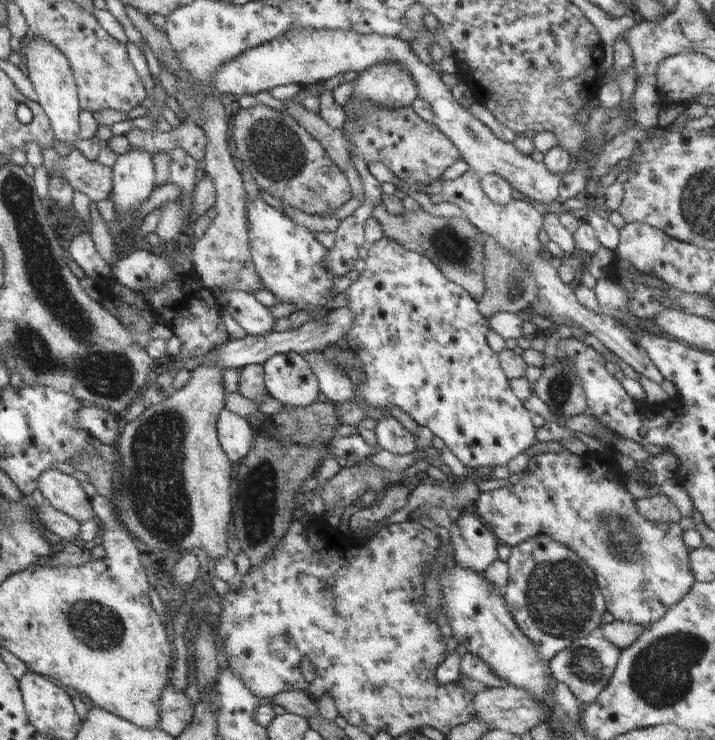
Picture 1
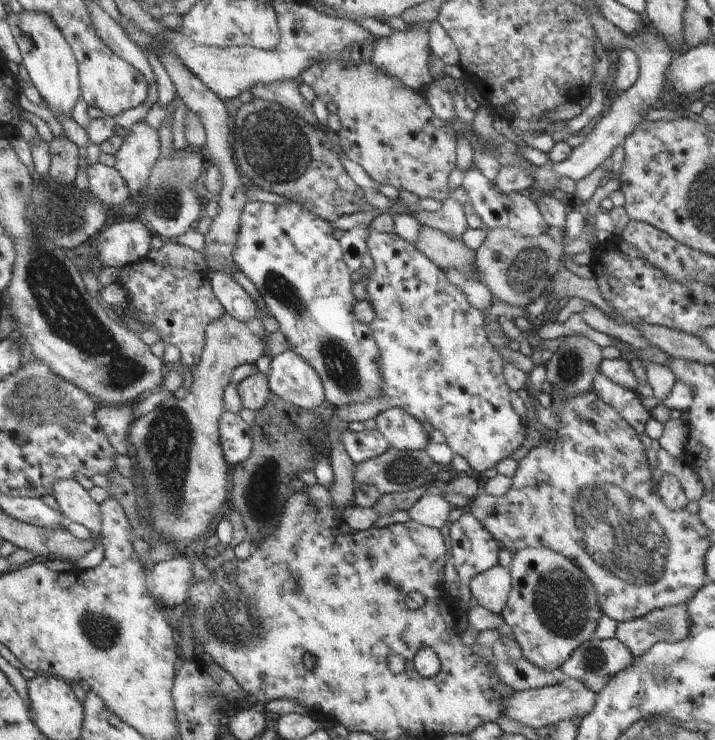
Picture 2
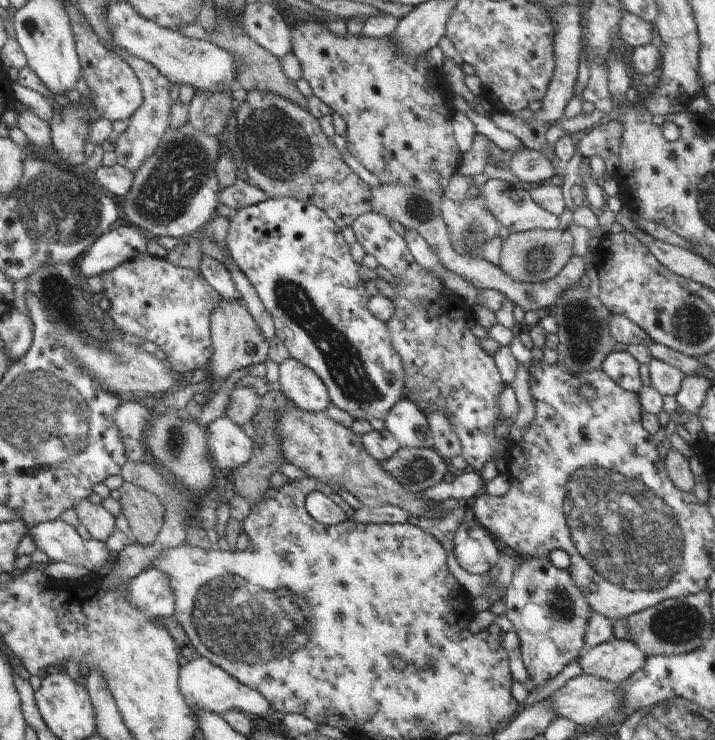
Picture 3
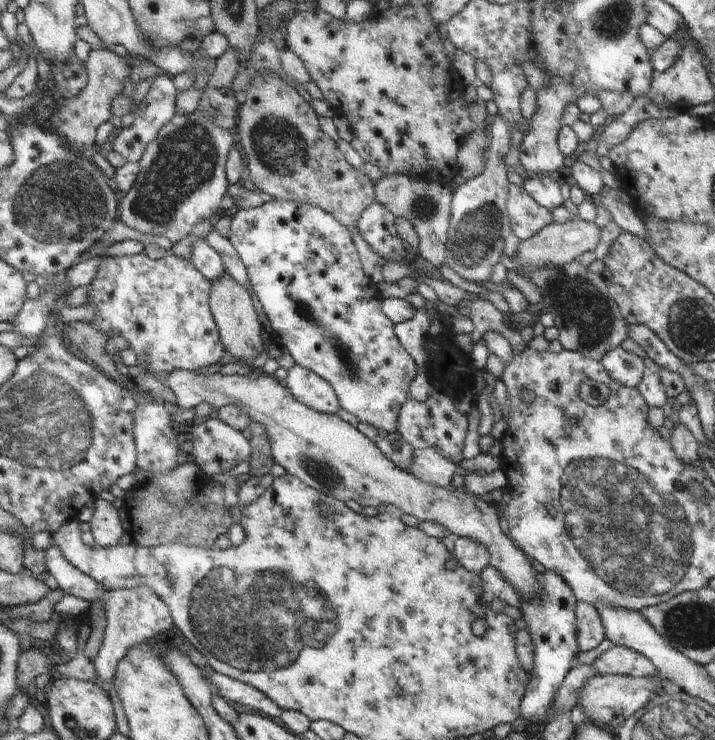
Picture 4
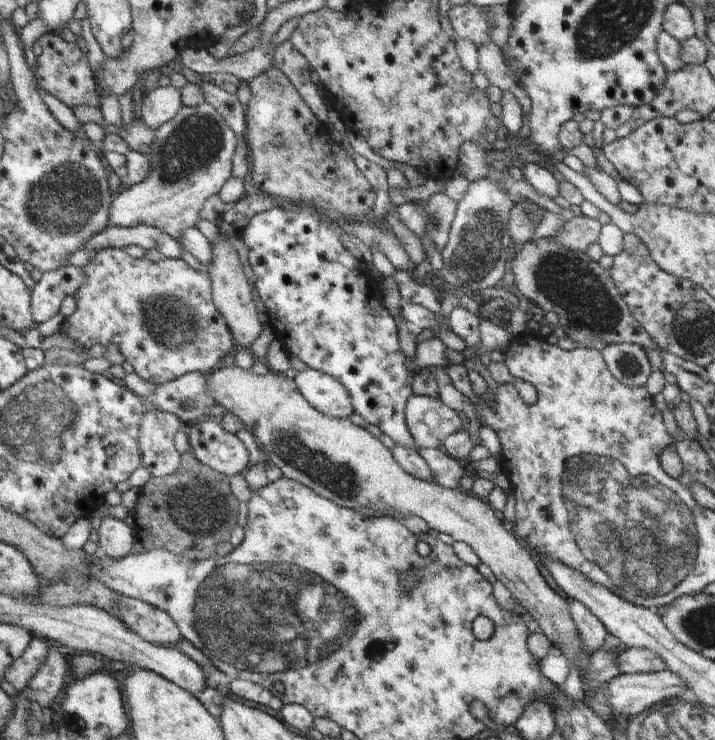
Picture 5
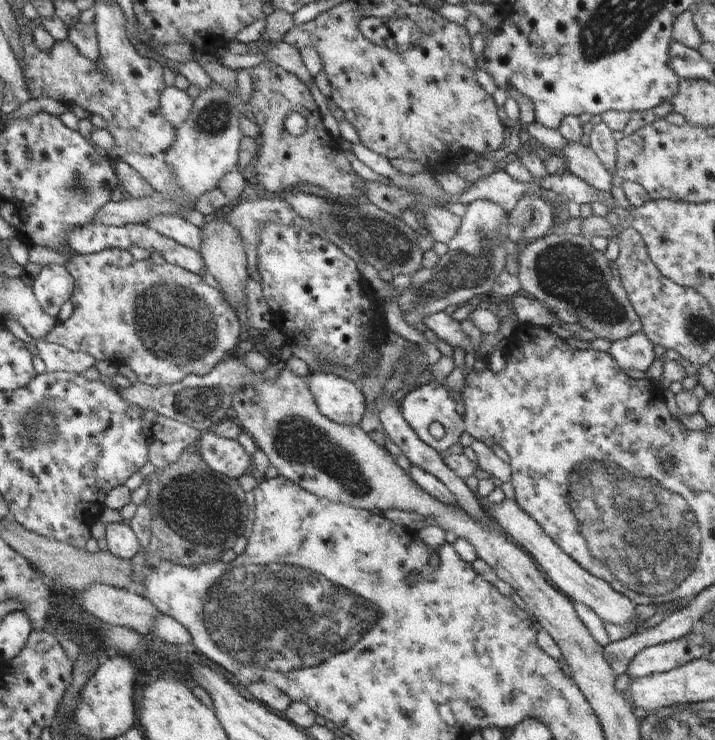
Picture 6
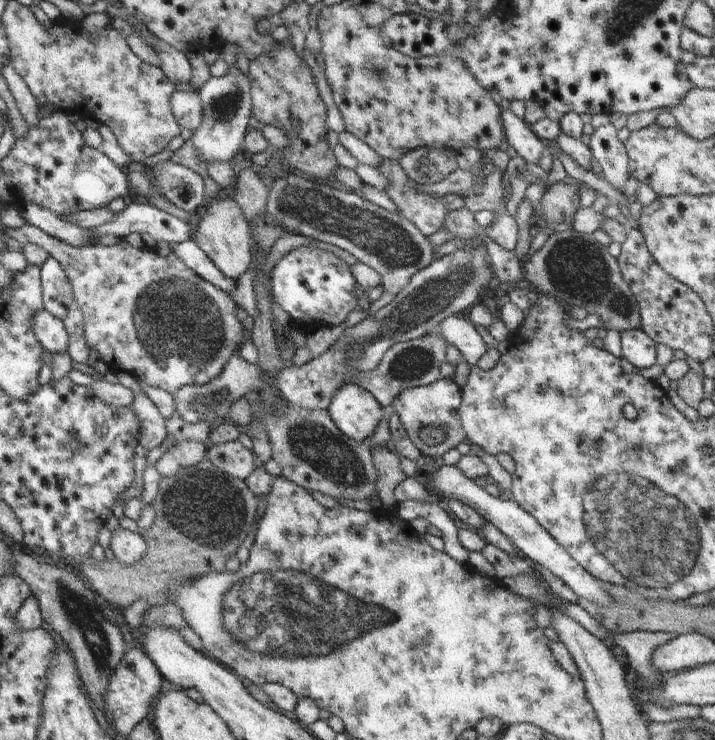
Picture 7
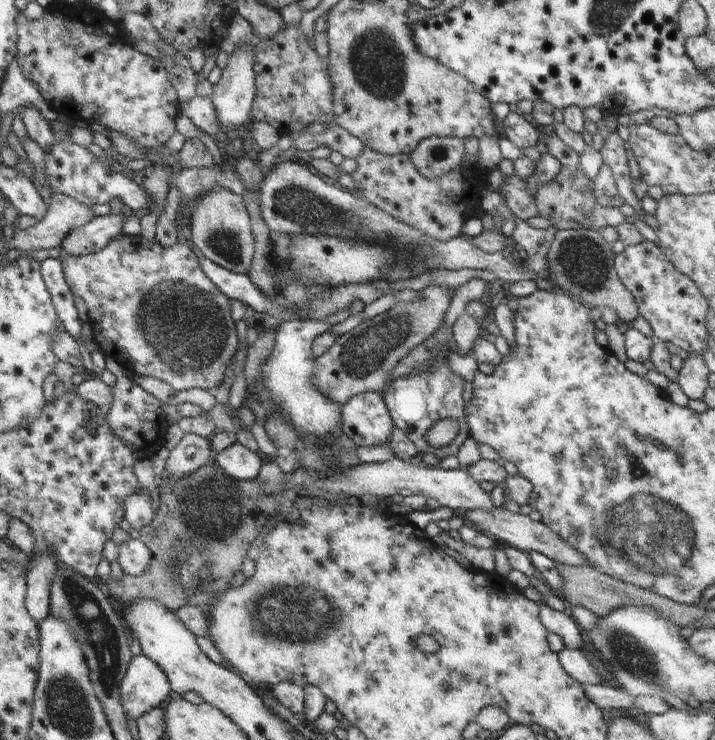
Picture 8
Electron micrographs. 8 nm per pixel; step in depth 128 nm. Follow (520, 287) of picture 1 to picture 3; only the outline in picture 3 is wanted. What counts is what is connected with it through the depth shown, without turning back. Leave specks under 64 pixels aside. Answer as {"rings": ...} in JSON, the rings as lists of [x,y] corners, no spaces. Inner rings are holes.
{"rings":[[[568,228],[510,233],[503,237],[500,268],[514,282],[540,283],[556,278],[573,255],[574,240]]]}

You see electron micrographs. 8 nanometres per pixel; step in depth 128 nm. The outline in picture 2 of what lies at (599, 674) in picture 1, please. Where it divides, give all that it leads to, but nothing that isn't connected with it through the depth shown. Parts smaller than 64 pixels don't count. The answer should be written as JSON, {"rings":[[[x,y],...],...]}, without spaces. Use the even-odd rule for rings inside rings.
{"rings":[[[616,637],[590,639],[580,644],[560,666],[566,676],[582,682],[588,690],[600,692],[621,670],[630,668],[634,656]]]}

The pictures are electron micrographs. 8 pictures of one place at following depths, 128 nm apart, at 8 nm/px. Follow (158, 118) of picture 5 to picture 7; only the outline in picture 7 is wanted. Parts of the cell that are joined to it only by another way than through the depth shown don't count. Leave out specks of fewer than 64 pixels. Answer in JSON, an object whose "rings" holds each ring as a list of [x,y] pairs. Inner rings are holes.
{"rings":[[[174,91],[170,96],[172,114],[180,128],[195,131],[202,124],[202,102],[198,91]]]}

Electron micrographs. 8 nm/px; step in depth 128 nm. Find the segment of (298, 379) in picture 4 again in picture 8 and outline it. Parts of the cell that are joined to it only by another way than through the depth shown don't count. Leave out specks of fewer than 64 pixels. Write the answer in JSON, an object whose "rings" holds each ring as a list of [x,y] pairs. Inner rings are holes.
{"rings":[[[365,392],[341,404],[344,435],[357,446],[378,446],[390,443],[395,424],[381,395]]]}

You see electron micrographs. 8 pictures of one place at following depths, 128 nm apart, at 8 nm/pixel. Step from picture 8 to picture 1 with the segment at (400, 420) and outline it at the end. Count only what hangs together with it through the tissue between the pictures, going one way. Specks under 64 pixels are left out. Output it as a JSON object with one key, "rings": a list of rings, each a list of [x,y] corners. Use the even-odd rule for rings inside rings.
{"rings":[[[385,412],[385,416],[378,421],[374,430],[377,439],[376,445],[380,450],[385,450],[394,455],[410,455],[417,449],[416,437],[410,435],[391,415]]]}

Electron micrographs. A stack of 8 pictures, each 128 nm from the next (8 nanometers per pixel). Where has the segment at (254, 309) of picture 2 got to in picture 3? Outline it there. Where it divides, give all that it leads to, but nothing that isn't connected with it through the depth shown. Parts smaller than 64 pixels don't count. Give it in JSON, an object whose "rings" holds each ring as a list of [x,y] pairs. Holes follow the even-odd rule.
{"rings":[[[202,254],[198,270],[221,298],[228,302],[241,302],[241,296],[234,286],[230,271],[222,262],[218,262],[216,258],[210,258],[208,254]]]}

